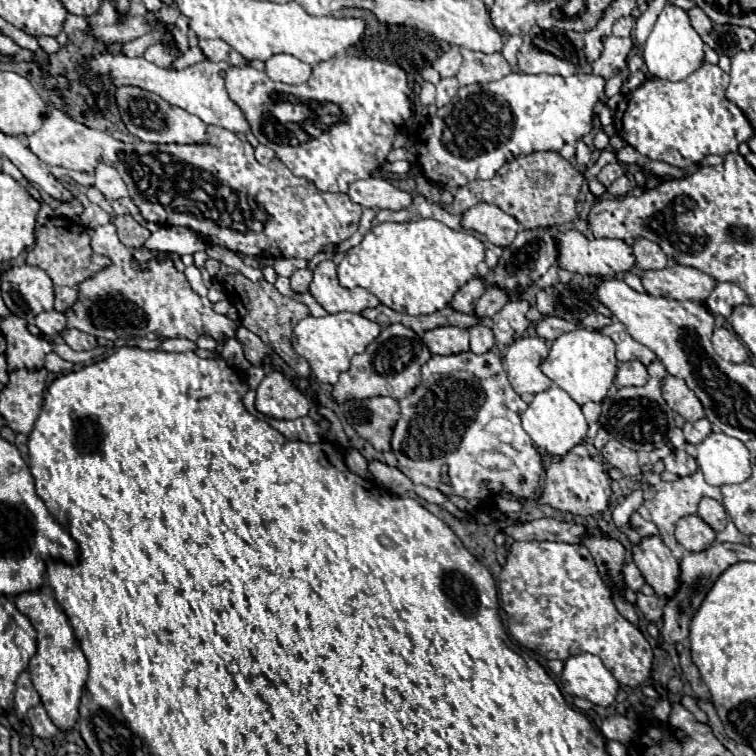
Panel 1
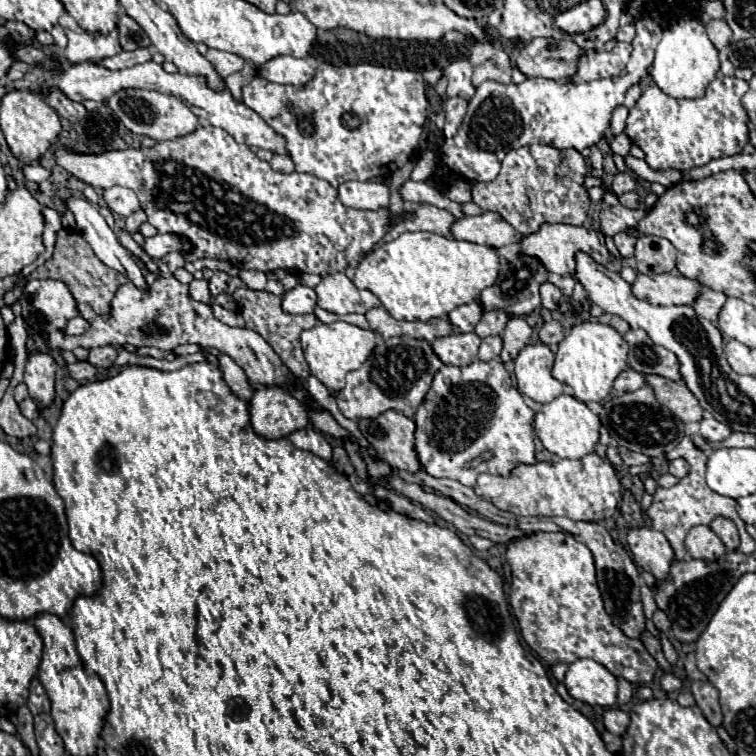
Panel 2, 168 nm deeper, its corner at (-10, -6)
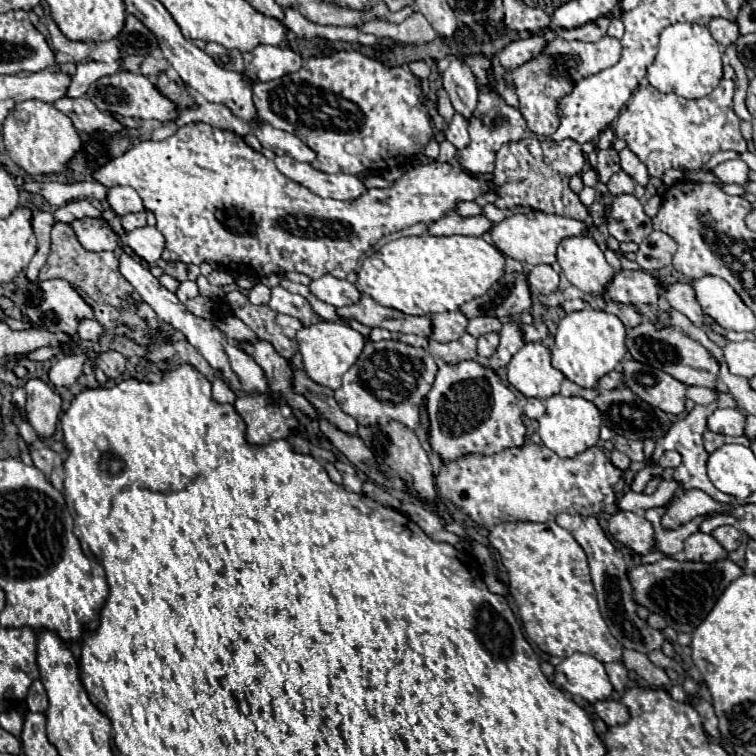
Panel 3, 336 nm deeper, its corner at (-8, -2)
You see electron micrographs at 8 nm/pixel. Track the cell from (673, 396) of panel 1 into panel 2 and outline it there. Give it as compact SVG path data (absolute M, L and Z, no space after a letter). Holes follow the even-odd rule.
M649 374L647 386L653 390L655 398L661 406L667 406L679 420L683 422L699 422L703 418L703 408L699 406L697 398L683 382L673 382L663 376Z

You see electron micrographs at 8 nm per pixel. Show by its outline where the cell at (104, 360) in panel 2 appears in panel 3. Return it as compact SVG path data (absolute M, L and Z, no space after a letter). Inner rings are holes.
M113 350L101 352L95 358L95 366L101 368L109 378L119 378L125 370L125 362L127 362L127 358L121 356L119 352L113 352Z

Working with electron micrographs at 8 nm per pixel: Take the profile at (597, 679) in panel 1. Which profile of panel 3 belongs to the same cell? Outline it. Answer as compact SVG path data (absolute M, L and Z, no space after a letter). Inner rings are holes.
M573 654L555 668L555 684L573 696L581 696L591 704L607 700L613 686L603 664L589 654Z

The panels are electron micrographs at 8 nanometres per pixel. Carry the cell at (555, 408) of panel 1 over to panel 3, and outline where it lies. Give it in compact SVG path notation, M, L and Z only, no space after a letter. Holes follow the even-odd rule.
M555 394L545 400L545 408L547 408L547 412L537 420L539 422L537 434L541 436L543 444L549 450L553 450L555 454L559 454L563 458L571 458L597 444L599 428L601 428L601 414L599 414L597 406L593 406L593 402L587 402L581 396L565 398L561 394Z

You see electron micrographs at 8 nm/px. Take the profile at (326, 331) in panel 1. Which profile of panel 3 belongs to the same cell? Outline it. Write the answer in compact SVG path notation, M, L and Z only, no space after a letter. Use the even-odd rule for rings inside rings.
M319 320L317 324L305 326L297 332L297 344L299 344L299 352L303 356L307 376L317 384L323 384L323 386L329 386L329 388L337 390L341 386L343 374L359 358L363 346L365 346L365 338L347 324Z

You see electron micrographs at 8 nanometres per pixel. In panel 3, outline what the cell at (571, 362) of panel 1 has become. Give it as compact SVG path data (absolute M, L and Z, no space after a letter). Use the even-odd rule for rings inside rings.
M585 308L579 312L569 312L557 328L553 352L553 366L565 374L571 382L581 388L595 388L597 382L615 370L625 356L625 326L613 314L603 310Z

